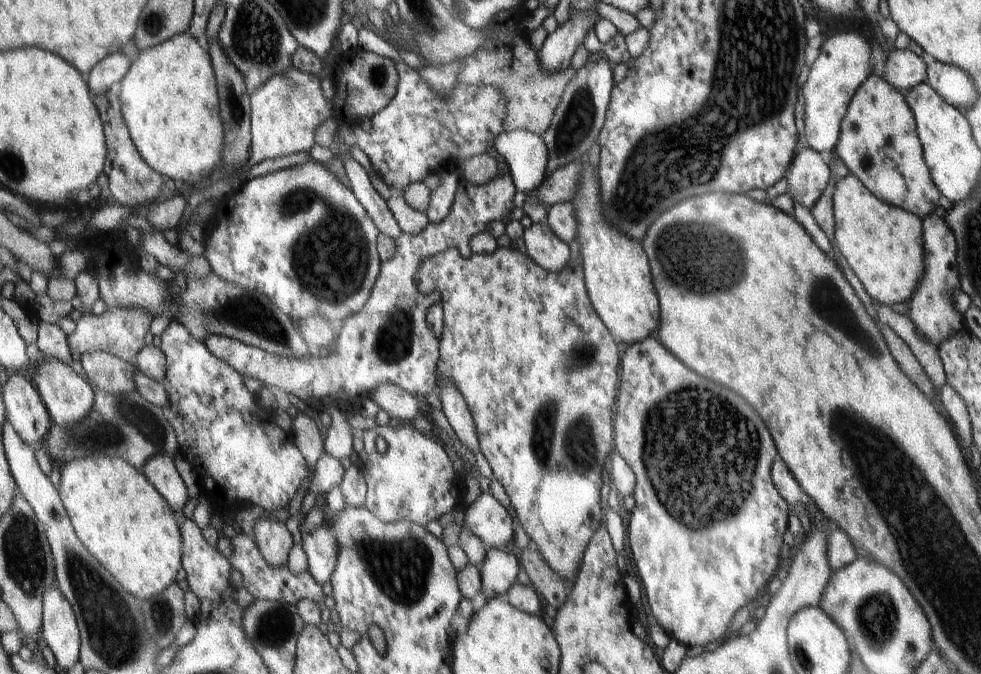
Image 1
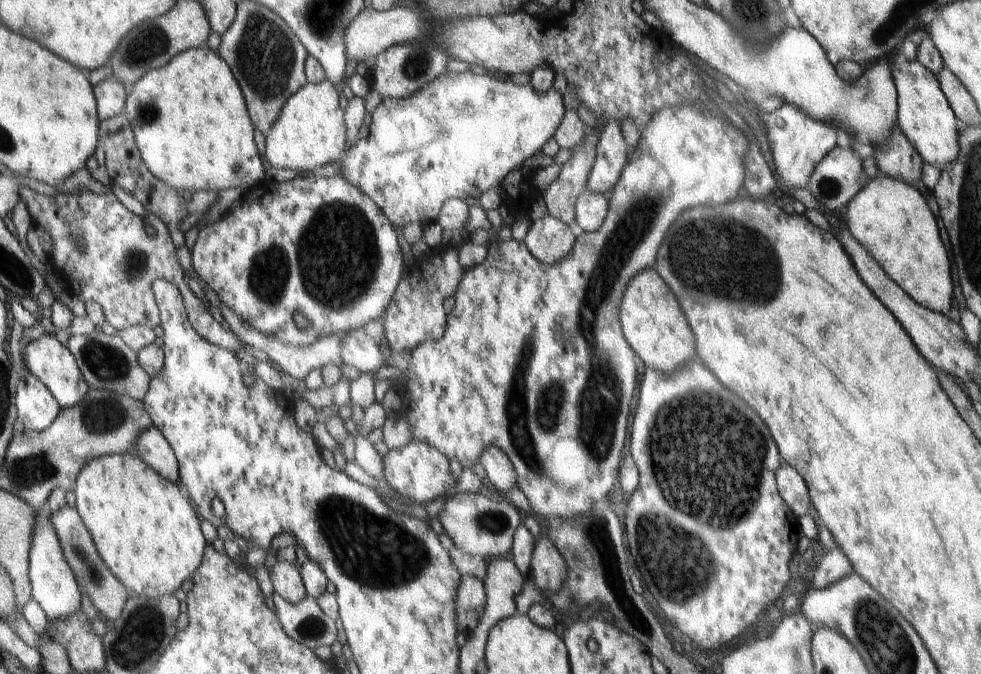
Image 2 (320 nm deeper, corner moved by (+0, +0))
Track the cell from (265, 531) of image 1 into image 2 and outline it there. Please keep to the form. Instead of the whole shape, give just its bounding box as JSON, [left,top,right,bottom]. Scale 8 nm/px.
[268,558,308,605]

